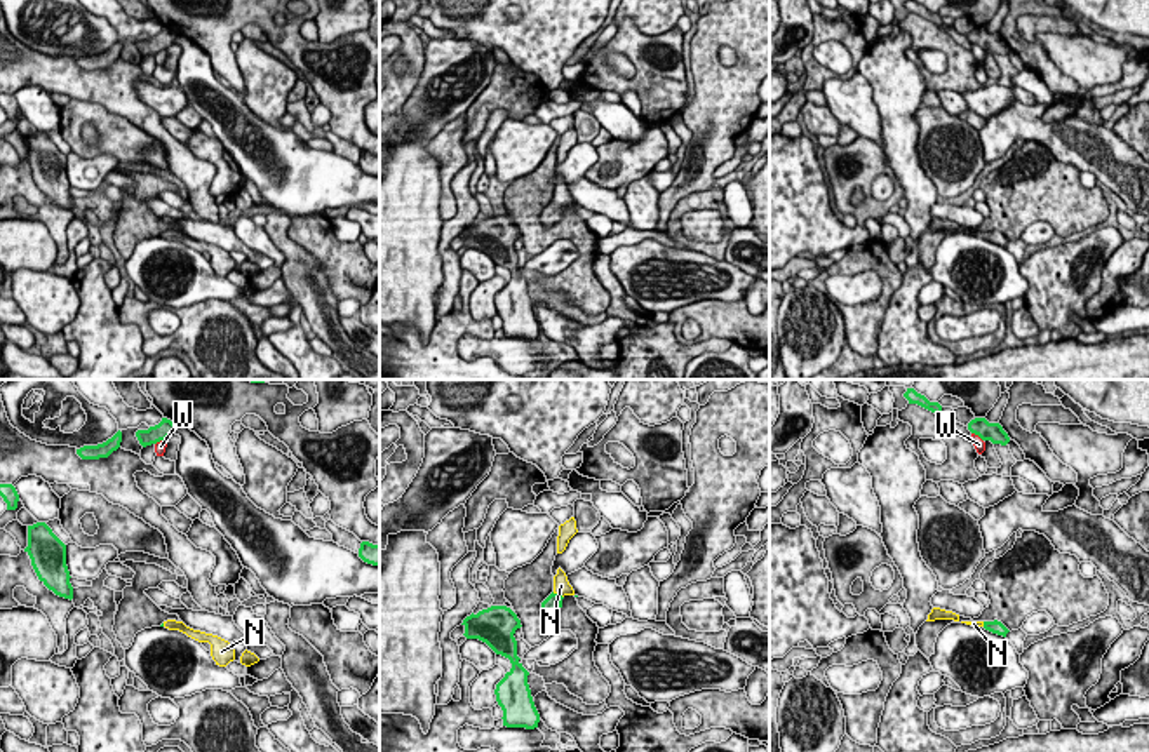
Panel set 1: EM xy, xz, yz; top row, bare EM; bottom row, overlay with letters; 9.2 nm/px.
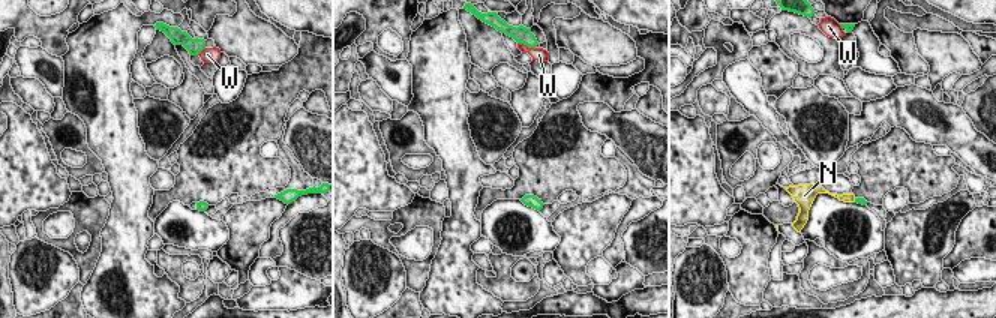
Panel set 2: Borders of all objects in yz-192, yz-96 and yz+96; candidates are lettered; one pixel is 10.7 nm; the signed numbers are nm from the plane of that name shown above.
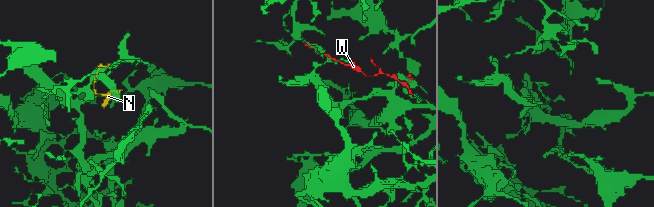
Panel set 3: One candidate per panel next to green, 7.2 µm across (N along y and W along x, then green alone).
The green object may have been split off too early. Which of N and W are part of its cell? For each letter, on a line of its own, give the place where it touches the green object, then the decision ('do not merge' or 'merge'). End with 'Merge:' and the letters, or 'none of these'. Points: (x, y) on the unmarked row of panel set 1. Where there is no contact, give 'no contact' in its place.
N: xz (556, 204) | merge
W: yz (977, 44) | do not merge
Merge: N

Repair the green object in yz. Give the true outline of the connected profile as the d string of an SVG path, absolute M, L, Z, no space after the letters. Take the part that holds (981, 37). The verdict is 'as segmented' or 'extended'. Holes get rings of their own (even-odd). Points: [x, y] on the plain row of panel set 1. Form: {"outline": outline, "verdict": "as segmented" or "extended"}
{"outline": "M975 28L968 33L968 40L978 45L982 50L1006 56L1010 52L1008 44L999 33L989 33L985 28Z", "verdict": "as segmented"}

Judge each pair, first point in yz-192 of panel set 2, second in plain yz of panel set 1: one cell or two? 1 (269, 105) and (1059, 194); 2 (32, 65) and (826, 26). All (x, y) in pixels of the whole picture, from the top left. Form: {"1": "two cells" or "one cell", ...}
{"1": "one cell", "2": "two cells"}

